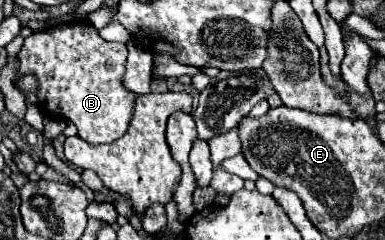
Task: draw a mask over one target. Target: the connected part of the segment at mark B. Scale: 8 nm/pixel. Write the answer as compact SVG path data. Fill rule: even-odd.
M80 18L78 22L46 28L42 32L34 32L32 36L28 36L24 40L22 50L18 52L16 78L22 78L26 74L36 76L38 104L46 116L72 122L78 128L78 136L90 144L110 144L126 134L128 124L132 120L132 106L136 102L136 94L124 86L126 54L128 54L126 44L102 40L98 30L90 24L90 20Z

